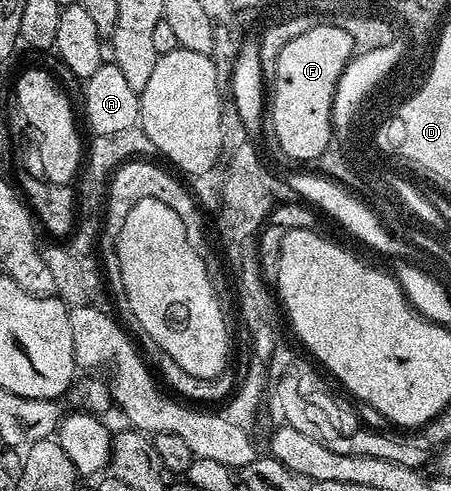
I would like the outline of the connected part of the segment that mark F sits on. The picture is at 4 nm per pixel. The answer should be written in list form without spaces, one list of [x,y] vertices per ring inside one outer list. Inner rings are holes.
[[[319,25],[292,39],[281,51],[275,68],[275,84],[269,93],[269,129],[275,132],[275,141],[285,156],[315,163],[329,145],[326,105],[331,102],[331,85],[335,85],[335,77],[339,77],[339,69],[343,69],[343,61],[347,61],[347,49],[351,49],[347,33],[339,33],[337,26]]]

